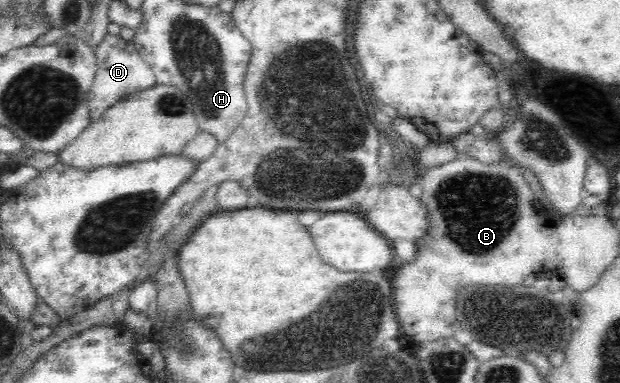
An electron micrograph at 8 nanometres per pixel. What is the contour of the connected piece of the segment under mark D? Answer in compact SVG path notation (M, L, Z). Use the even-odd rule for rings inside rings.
M107 34L100 47L96 49L97 69L88 92L88 108L90 119L96 120L98 115L113 103L134 92L144 91L157 84L156 76L143 61L140 52L131 41L122 39L120 34Z

